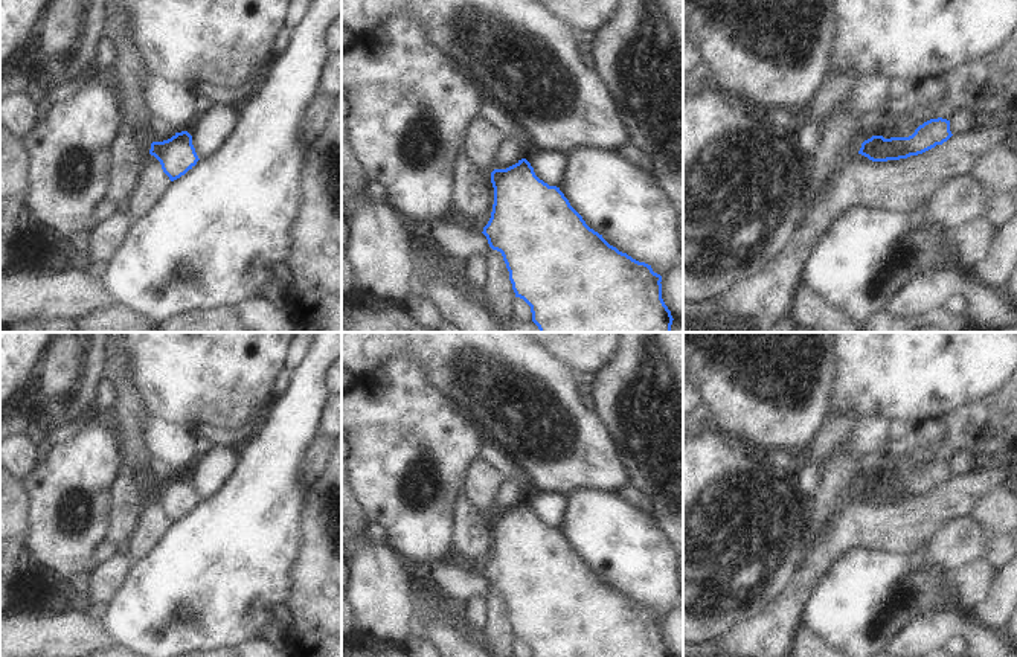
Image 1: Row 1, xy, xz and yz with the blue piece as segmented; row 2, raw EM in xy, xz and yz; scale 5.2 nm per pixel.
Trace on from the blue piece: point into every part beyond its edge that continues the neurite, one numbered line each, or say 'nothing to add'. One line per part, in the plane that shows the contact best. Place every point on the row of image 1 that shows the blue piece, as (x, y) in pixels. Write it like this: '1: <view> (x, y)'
nothing to add.

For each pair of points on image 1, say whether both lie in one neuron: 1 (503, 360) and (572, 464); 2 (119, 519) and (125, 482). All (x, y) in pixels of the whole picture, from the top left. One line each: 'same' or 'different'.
1: same
2: same

